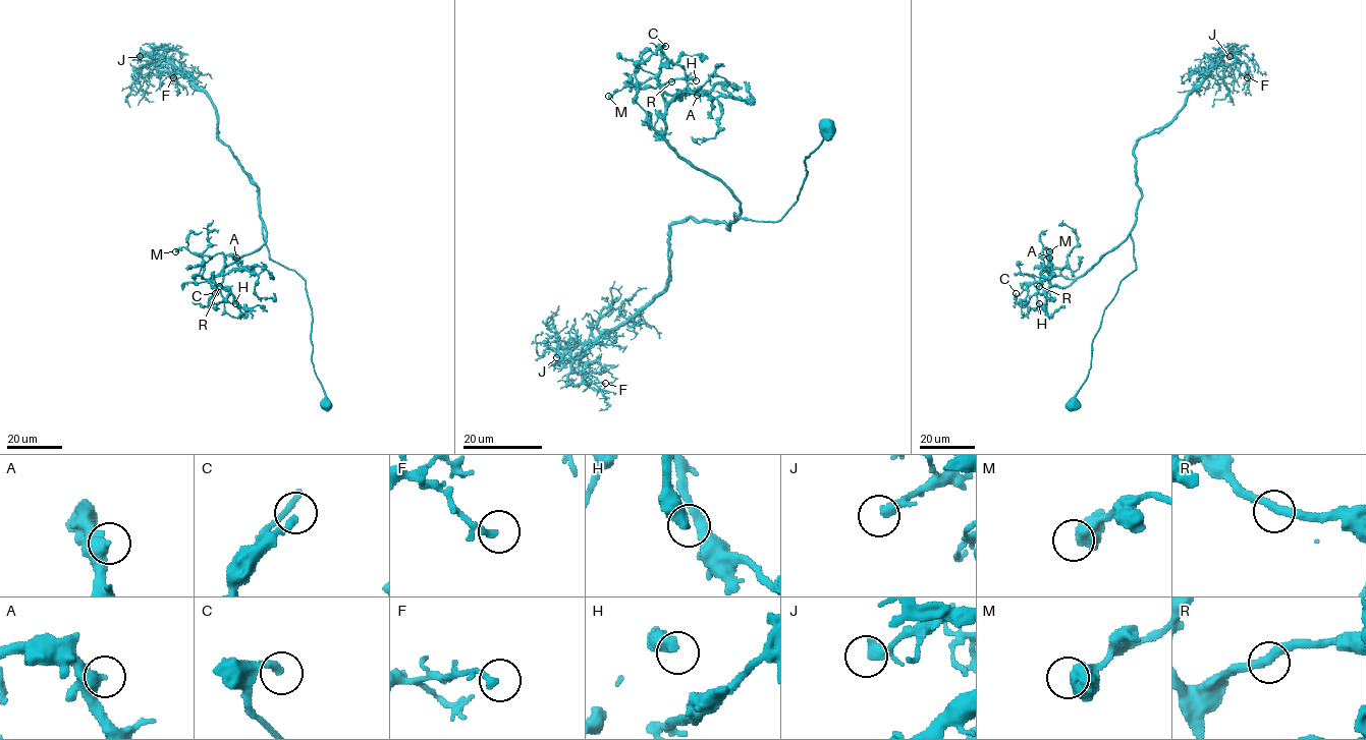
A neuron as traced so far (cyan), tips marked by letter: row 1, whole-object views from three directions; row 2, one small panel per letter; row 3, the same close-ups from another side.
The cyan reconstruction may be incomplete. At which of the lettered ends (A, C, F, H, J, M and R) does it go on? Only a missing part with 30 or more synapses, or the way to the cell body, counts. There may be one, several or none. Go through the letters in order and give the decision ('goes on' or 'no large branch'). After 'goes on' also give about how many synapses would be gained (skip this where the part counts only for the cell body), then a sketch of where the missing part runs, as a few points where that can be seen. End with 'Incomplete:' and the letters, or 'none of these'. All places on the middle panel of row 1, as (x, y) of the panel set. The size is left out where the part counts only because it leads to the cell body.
A: no large branch
C: no large branch
F: no large branch
H: goes on | 60 syn | (696, 80), (702, 78), (727, 95), (731, 92), (731, 82)
J: no large branch
M: no large branch
R: no large branch
Incomplete: H

